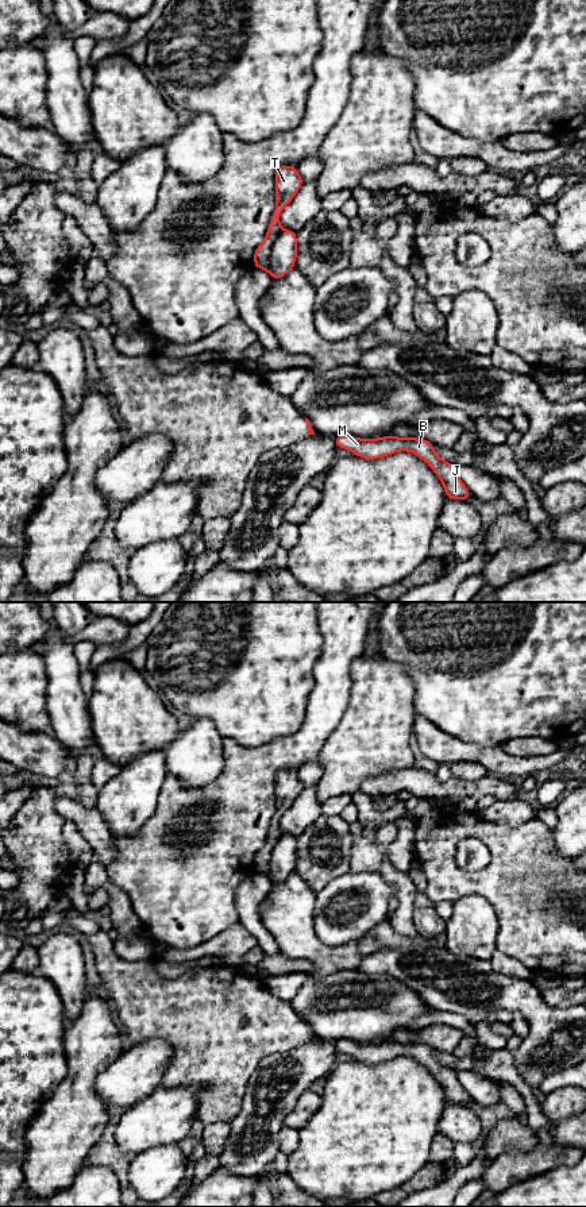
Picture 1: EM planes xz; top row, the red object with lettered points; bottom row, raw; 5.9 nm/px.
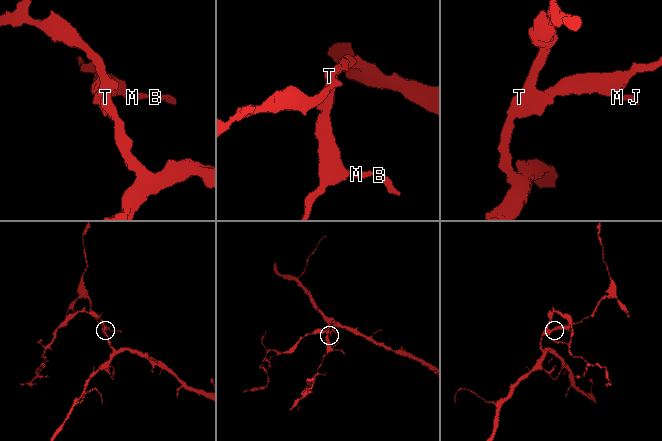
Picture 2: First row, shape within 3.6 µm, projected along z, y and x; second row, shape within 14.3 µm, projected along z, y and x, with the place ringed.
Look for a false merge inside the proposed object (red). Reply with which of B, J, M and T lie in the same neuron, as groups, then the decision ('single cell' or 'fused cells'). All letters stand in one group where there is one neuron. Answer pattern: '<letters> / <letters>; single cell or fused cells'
B J M / T; fused cells

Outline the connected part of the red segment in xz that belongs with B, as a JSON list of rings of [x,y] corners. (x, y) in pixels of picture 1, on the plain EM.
[[[339,1040],[334,1042],[336,1053],[347,1053],[355,1061],[363,1064],[379,1064],[398,1056],[409,1056],[425,1065],[444,1091],[447,1103],[467,1106],[473,1099],[458,1081],[458,1072],[443,1065],[432,1048],[417,1042],[383,1041],[377,1044],[361,1044]]]

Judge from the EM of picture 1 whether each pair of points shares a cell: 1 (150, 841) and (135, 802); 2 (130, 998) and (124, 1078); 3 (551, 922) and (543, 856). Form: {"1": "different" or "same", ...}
{"1": "different", "2": "different", "3": "same"}

